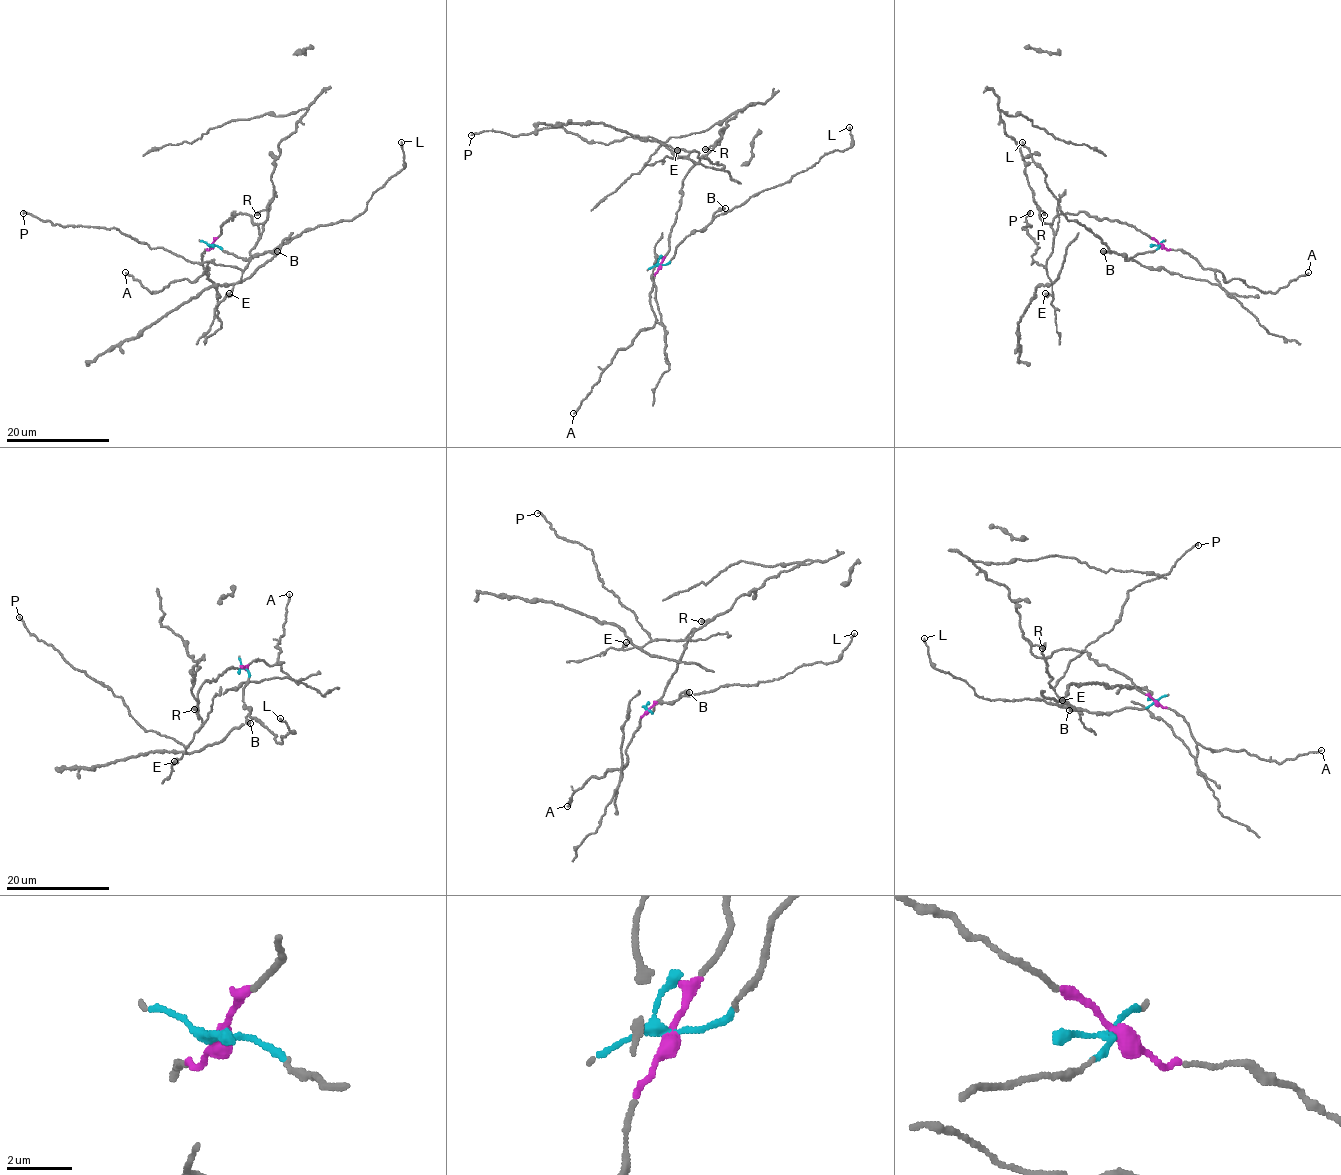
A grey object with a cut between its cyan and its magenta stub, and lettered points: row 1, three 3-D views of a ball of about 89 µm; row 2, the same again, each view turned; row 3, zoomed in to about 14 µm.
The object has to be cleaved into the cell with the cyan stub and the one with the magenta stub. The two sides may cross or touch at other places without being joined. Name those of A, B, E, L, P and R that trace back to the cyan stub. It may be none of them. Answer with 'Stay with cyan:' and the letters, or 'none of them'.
Stay with cyan: B, L

